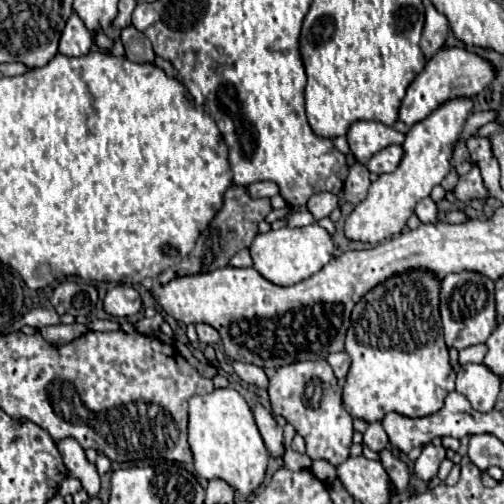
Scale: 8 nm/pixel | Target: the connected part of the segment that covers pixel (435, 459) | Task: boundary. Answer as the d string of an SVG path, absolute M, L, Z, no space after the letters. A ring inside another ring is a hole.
M427 444L423 446L423 452L421 456L415 460L415 474L417 478L421 480L431 480L437 470L439 470L439 464L445 460L445 448L443 446L433 446L433 444Z

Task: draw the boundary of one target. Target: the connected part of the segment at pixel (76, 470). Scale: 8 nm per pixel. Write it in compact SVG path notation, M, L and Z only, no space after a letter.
M65 438L63 442L57 444L63 462L69 470L69 476L77 478L83 484L83 490L93 498L99 492L99 474L95 464L91 464L85 456L85 450L73 440L73 438Z

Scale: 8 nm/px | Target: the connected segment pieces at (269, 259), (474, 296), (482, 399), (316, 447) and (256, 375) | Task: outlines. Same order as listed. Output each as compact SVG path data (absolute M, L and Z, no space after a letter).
M311 224L303 228L279 228L269 230L265 234L257 234L249 250L253 266L263 278L277 286L293 286L317 274L325 264L329 264L329 260L333 258L333 240L319 224Z
M479 272L447 274L441 280L441 320L445 330L445 342L449 348L463 350L473 344L481 344L497 328L495 310L495 282Z
M467 364L457 374L457 392L461 392L475 410L493 410L499 396L501 376L491 372L485 364Z
M307 360L295 362L289 366L277 368L269 378L269 400L273 414L283 416L299 436L307 442L307 456L311 460L327 460L333 466L339 466L349 458L351 436L353 436L353 418L343 406L341 388L333 376L331 366L325 360Z
M233 362L233 368L235 368L235 372L241 380L245 380L249 384L255 384L255 386L261 386L261 388L267 386L267 376L259 366L245 364L245 362Z

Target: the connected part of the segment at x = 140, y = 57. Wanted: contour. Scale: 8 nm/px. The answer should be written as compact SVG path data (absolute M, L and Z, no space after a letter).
M127 26L121 30L121 42L125 46L125 56L133 62L153 62L155 52L151 48L151 42L145 34L141 34L137 28Z

